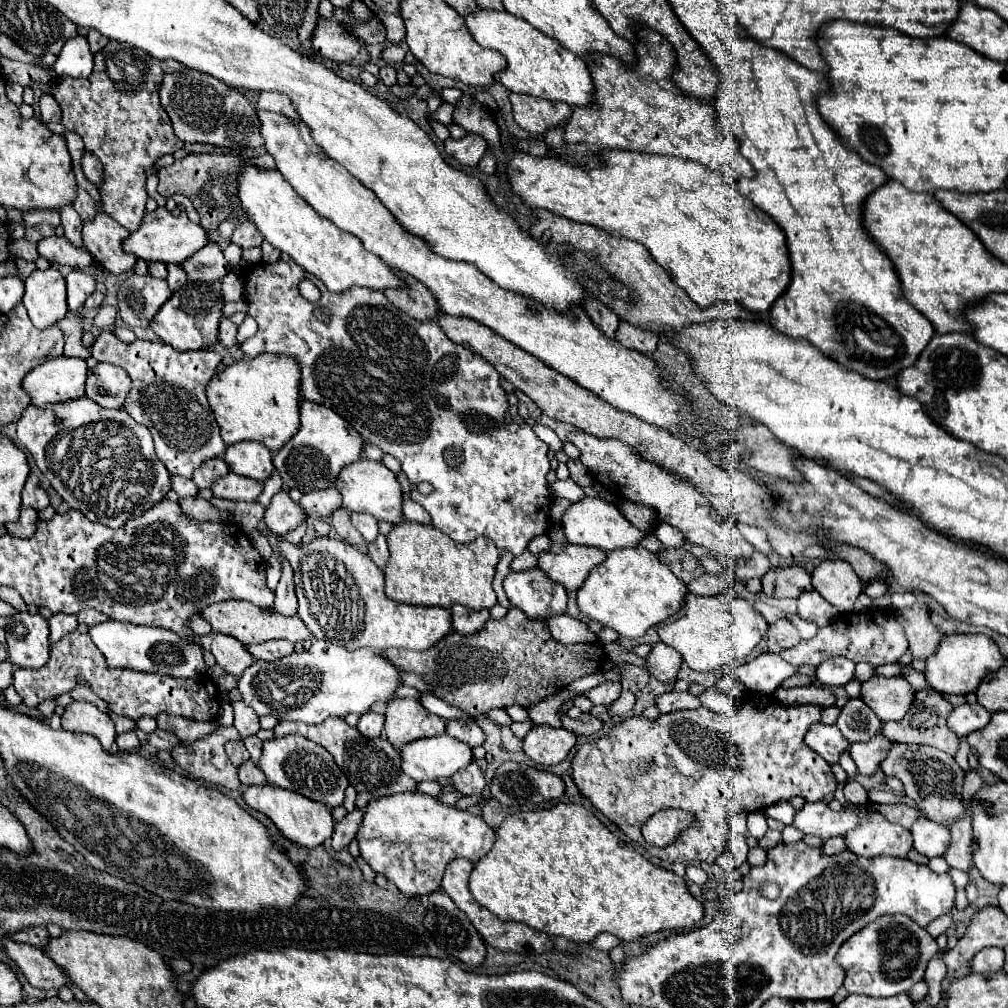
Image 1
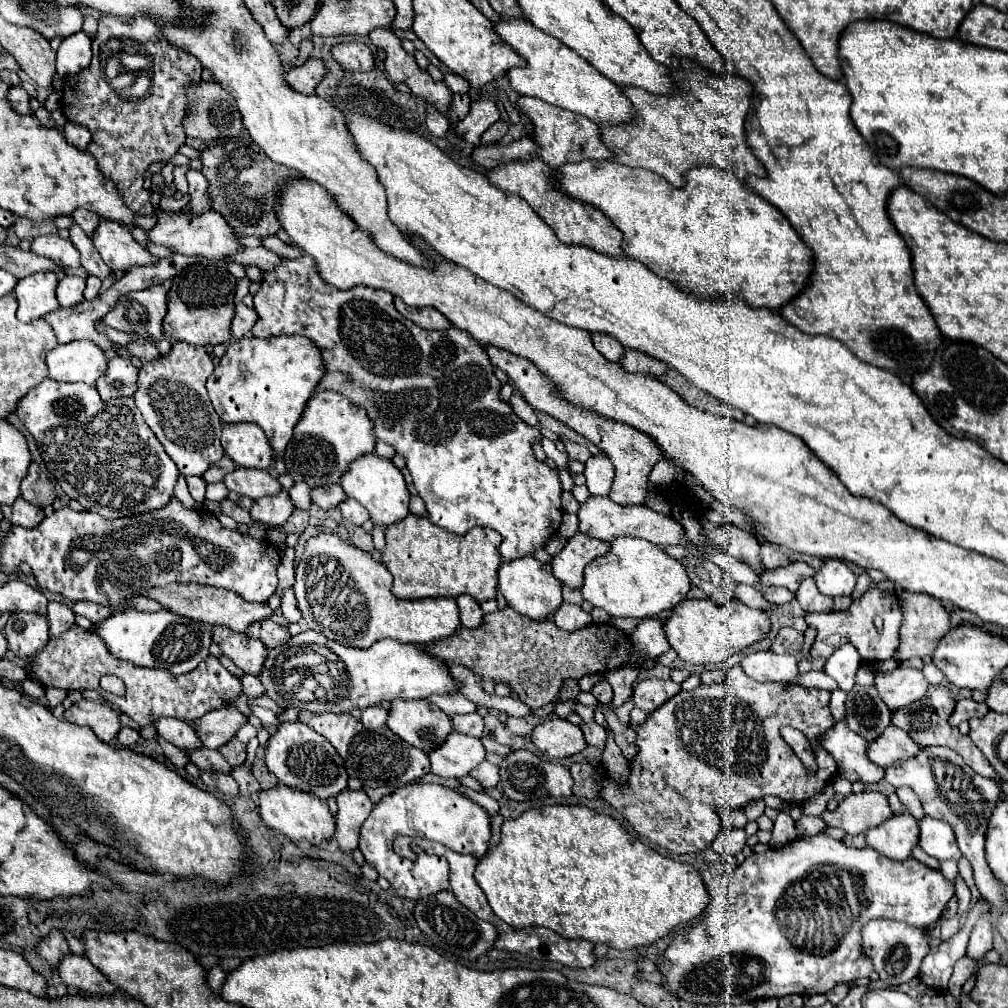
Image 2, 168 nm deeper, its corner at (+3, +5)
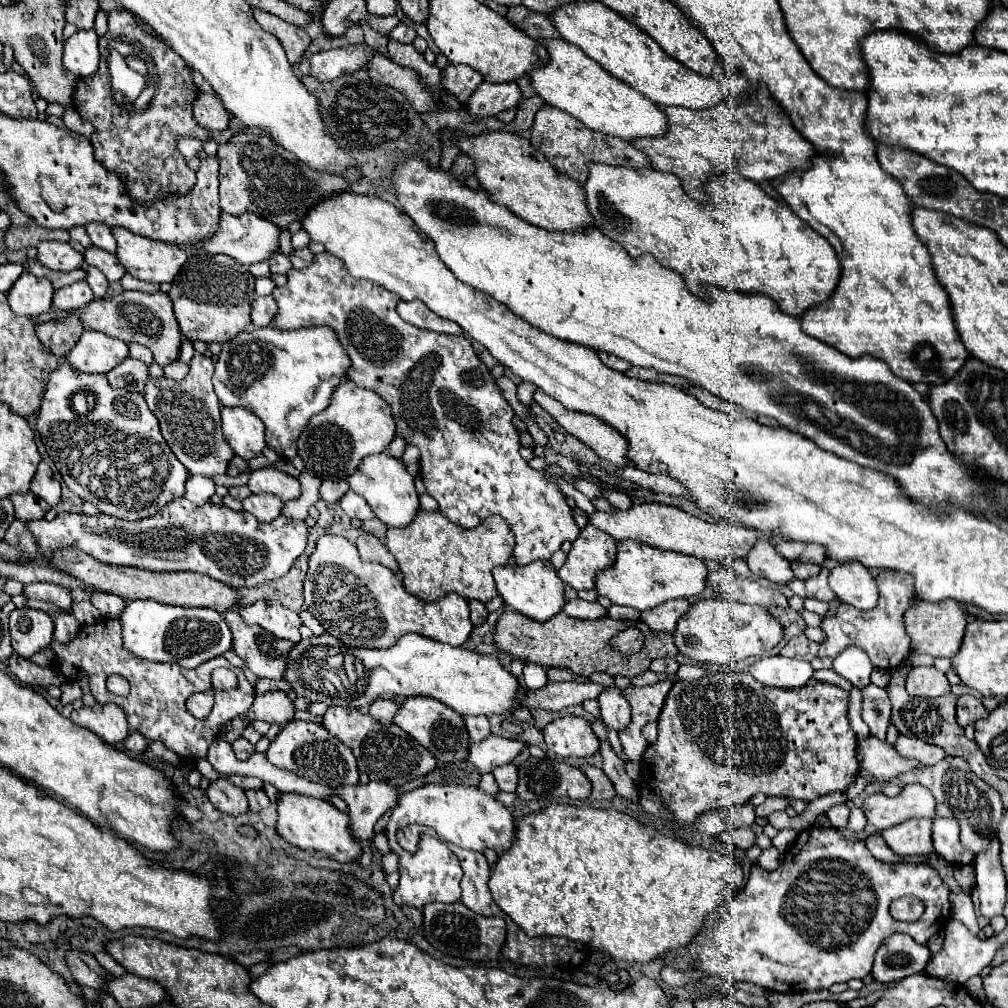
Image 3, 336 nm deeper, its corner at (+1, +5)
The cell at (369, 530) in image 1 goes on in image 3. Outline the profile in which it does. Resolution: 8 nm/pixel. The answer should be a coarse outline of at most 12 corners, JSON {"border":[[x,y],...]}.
{"border":[[348,490],[340,508],[358,520],[374,518],[362,496]]}

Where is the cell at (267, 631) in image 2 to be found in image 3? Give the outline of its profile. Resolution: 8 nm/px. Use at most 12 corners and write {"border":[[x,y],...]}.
{"border":[[280,602],[240,606],[246,624],[258,624],[278,638],[300,640],[302,624]]}

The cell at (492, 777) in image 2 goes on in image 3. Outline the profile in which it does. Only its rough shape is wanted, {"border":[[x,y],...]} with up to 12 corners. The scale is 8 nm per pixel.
{"border":[[494,768],[502,792],[516,792],[518,768]]}

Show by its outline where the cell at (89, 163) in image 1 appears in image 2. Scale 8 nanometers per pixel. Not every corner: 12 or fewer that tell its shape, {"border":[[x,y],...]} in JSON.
{"border":[[66,122],[64,136],[78,150],[90,144],[84,126]]}

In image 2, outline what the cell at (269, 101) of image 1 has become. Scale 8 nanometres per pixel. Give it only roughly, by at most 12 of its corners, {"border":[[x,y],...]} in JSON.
{"border":[[306,60],[286,72],[284,80],[294,92],[312,96],[322,76],[320,60]]}

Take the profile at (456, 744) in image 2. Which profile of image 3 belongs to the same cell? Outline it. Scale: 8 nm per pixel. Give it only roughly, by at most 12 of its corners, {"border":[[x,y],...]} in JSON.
{"border":[[490,736],[470,744],[468,762],[482,774],[510,764],[526,744]]}

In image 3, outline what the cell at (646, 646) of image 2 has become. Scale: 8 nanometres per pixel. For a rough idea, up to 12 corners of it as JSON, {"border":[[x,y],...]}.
{"border":[[678,598],[642,612],[654,632],[674,632],[690,600]]}

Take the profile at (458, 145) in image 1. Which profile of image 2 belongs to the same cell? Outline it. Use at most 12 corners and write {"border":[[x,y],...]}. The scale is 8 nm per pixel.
{"border":[[490,100],[470,104],[468,116],[456,126],[456,136],[472,146],[498,120]]}

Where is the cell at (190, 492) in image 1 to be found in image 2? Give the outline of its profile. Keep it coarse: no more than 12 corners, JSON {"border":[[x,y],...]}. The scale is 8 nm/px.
{"border":[[188,476],[188,490],[196,502],[204,500],[206,482],[196,476]]}

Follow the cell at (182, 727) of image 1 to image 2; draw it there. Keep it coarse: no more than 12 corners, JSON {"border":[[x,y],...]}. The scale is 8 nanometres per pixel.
{"border":[[234,706],[194,720],[204,748],[220,748],[244,722]]}

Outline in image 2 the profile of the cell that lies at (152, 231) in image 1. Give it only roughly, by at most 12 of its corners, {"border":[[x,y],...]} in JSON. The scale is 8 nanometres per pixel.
{"border":[[154,210],[148,244],[222,260],[240,248],[218,212]]}

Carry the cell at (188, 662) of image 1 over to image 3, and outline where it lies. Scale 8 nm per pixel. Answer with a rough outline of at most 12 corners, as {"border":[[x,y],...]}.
{"border":[[130,600],[126,650],[196,668],[232,650],[212,608]]}

